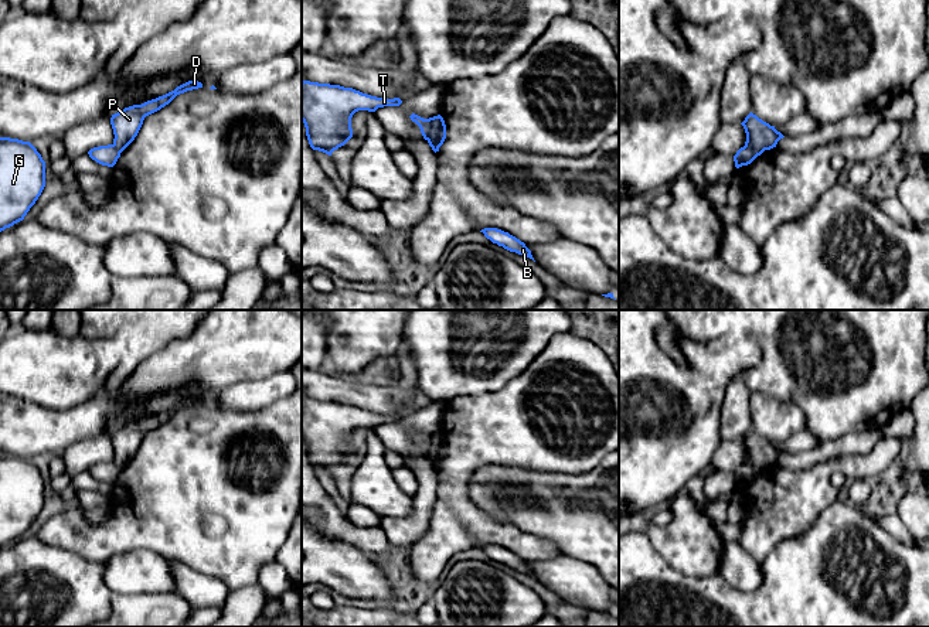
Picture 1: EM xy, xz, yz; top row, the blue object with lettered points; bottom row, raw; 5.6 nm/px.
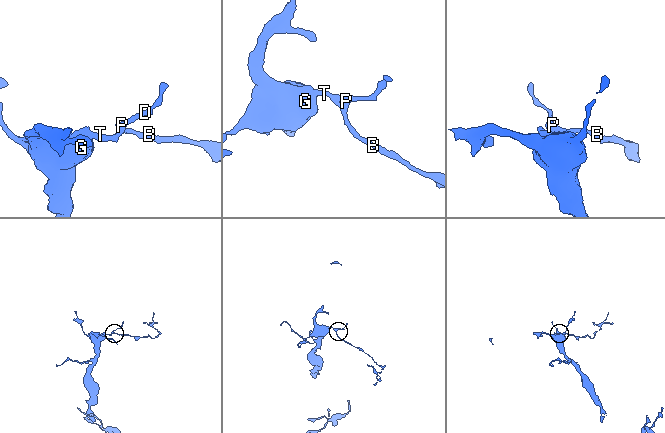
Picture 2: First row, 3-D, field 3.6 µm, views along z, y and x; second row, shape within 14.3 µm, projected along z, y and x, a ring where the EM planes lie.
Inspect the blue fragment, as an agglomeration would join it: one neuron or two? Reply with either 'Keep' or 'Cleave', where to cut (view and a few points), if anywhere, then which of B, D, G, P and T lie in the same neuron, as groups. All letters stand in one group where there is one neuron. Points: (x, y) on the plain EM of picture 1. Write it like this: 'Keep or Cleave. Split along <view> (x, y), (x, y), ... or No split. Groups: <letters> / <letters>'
Cleave. Split along xz (436, 433), (426, 456). Groups: B D P / G T

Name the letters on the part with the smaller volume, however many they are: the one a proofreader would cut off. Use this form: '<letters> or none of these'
B, D, P

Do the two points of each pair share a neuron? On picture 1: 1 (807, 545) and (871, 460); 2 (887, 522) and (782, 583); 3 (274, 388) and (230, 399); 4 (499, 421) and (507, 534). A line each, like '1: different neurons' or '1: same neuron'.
1: different neurons
2: different neurons
3: same neuron
4: same neuron

